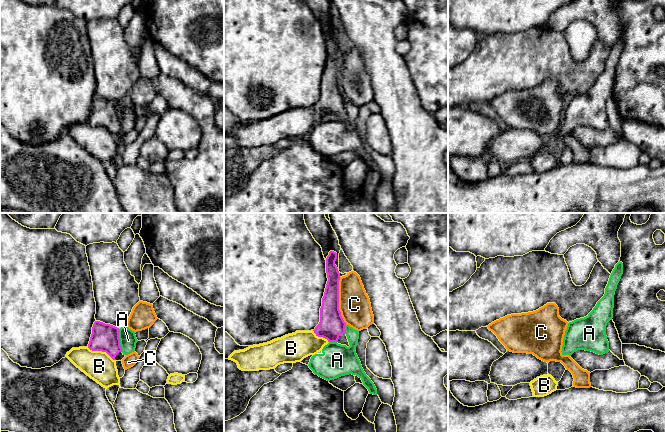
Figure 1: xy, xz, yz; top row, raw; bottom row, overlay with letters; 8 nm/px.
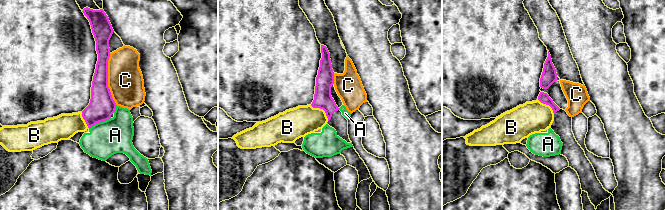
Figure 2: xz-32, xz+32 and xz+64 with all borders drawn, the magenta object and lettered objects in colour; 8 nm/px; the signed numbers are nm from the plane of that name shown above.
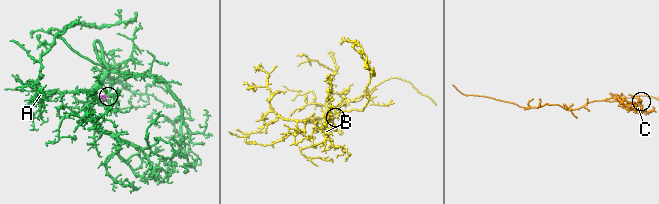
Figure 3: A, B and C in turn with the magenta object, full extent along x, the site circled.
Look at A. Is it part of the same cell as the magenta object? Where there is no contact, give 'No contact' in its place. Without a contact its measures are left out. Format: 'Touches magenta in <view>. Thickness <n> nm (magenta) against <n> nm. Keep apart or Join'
Touches magenta in xy. Thickness 220 nm (magenta) against 140 nm. Keep apart

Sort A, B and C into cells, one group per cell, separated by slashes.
A / B / C

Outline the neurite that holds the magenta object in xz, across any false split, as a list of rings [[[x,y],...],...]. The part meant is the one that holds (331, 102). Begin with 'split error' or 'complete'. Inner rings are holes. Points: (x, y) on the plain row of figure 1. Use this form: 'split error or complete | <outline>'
split error | [[[330,27],[326,34],[327,60],[320,84],[320,98],[313,106],[316,112],[323,113],[328,118],[337,118],[349,123],[344,98],[339,86],[339,56],[340,49],[335,37],[337,29]]]

